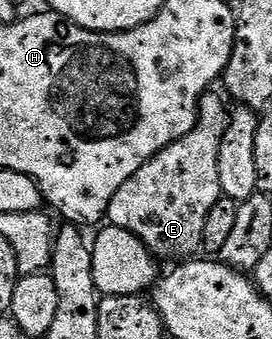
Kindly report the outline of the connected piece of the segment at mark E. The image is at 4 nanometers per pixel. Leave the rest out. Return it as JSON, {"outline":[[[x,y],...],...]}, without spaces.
{"outline":[[[207,92],[198,101],[198,119],[192,132],[152,156],[152,160],[148,160],[148,164],[144,164],[144,168],[127,180],[116,196],[112,196],[109,225],[132,232],[132,236],[140,239],[155,259],[193,259],[202,248],[208,212],[222,199],[220,140],[224,140],[231,111],[226,110],[227,99],[221,93],[214,93]]]}

